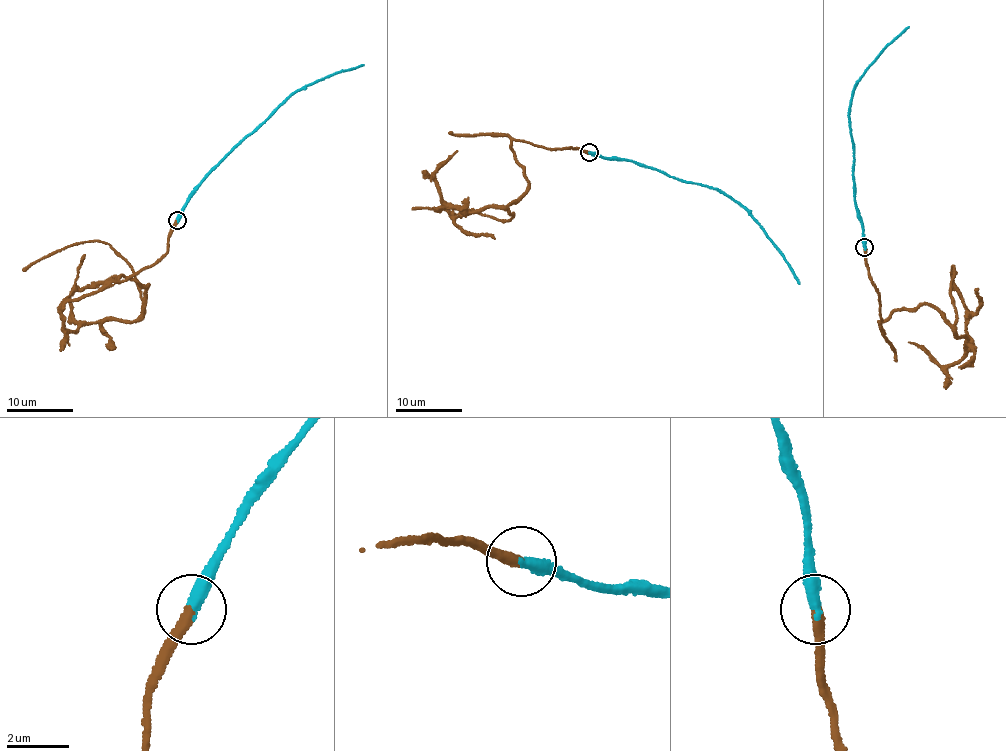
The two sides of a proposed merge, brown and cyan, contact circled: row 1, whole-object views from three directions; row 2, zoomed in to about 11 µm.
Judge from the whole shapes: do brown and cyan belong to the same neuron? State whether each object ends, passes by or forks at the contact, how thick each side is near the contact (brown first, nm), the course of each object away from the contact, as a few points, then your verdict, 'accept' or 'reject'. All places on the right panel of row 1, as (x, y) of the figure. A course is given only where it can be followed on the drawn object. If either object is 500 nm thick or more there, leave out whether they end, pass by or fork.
brown ends there; cyan ends there; 360 nm thick on the brown side, 400 nm on the other; brown runs (864, 247), (883, 320), (925, 304), (953, 325), (953, 266), (953, 280), (970, 312); cyan runs (864, 247), (862, 223), (854, 195), (854, 154), (848, 124), (850, 98), (870, 65), (909, 27); accept

